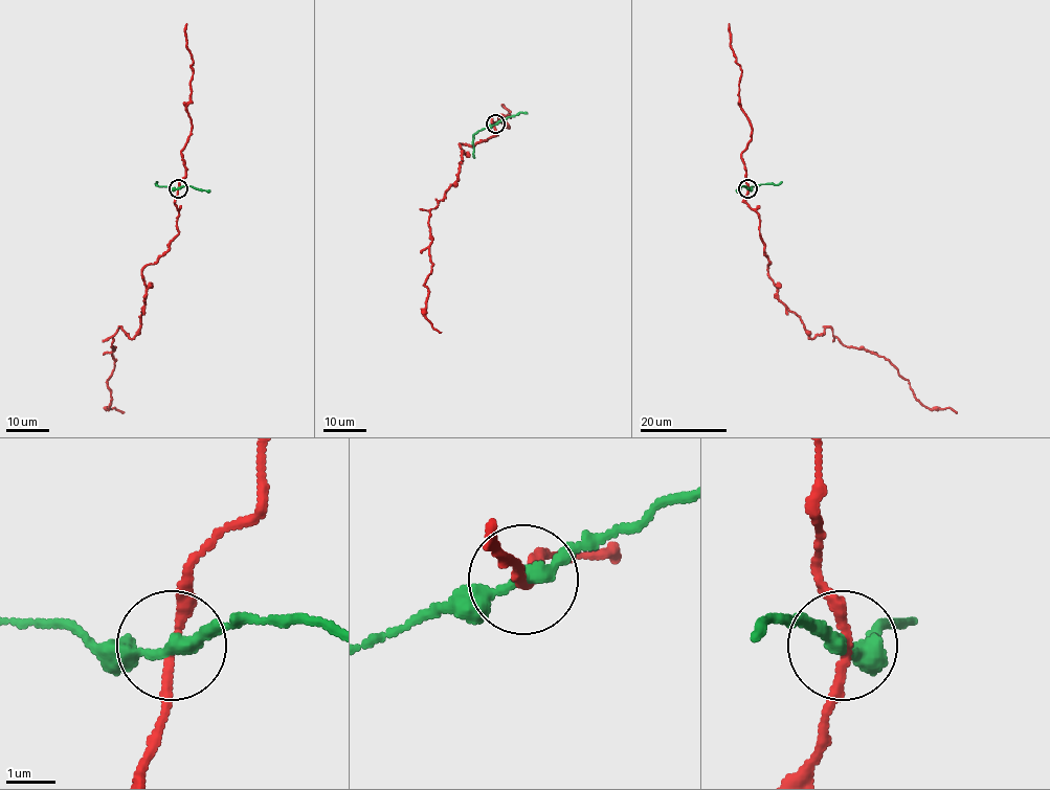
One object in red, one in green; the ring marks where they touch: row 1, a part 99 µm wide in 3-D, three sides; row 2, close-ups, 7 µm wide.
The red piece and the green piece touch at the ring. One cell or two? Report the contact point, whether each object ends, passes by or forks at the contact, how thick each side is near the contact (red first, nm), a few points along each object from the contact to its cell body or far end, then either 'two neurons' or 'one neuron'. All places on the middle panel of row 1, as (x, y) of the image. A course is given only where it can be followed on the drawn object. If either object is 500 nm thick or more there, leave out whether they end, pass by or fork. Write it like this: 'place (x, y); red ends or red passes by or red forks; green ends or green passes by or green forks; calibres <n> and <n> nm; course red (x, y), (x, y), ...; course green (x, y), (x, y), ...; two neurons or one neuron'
place (495, 123); red passes by; green passes by; calibres 180 and 260 nm; course red (494, 125), (495, 135), (486, 140), (459, 143), (458, 180), (429, 211), (425, 318), (441, 332); course green (494, 125), (474, 135), (474, 158); two neurons

